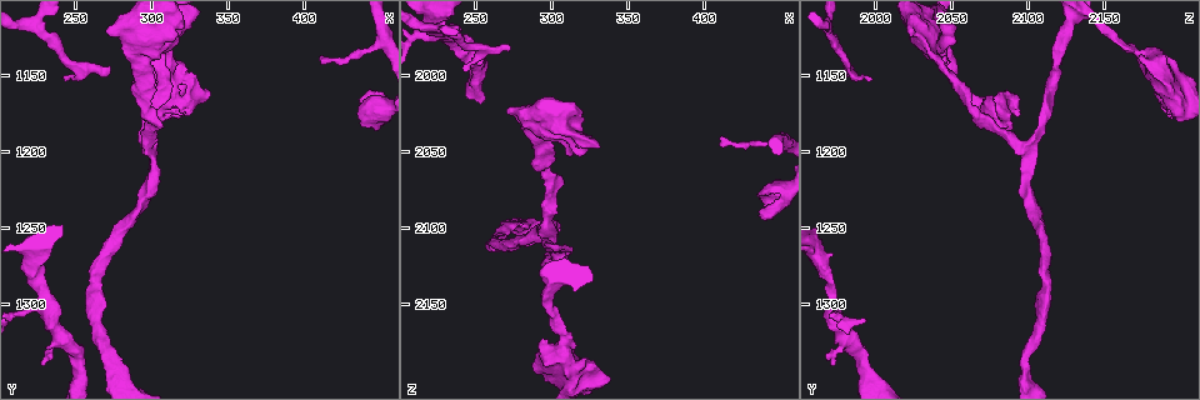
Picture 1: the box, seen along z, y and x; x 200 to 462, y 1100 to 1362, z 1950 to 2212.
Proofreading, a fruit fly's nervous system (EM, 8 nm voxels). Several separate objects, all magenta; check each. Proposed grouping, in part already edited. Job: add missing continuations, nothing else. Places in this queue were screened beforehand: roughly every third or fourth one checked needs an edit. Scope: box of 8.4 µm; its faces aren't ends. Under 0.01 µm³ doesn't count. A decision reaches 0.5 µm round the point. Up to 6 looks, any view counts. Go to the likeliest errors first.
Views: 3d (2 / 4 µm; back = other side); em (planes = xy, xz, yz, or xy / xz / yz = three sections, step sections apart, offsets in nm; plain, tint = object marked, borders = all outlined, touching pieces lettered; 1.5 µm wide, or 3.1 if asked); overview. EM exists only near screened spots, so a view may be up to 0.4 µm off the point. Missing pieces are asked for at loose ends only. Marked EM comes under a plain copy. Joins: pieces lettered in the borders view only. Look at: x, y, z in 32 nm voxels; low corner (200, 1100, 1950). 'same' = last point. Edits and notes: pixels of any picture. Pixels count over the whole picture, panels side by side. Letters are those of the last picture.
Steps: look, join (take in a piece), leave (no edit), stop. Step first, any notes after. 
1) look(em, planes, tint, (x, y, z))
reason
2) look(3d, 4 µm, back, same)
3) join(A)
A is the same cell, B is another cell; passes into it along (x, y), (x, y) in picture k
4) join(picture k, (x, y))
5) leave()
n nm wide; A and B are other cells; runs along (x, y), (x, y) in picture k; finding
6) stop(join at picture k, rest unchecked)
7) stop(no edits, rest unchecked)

look(em, planes, borders, (434, 1174, 2078))
an open end

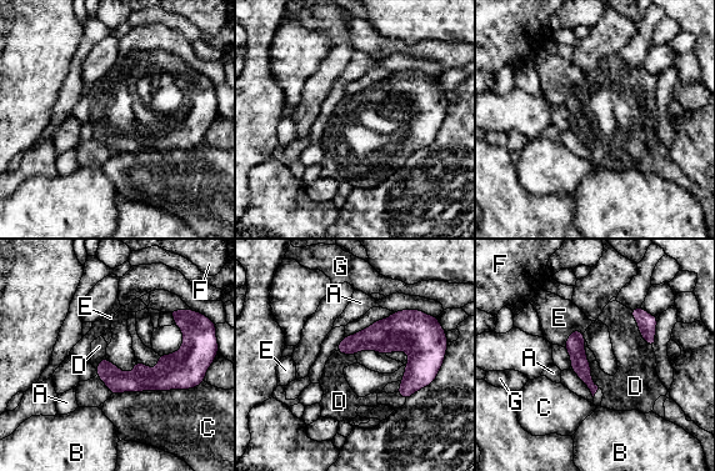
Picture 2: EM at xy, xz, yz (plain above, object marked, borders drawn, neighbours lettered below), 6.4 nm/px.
join(D)
D is the same cell, A, B, C, E, F and G are other cells; it goes on there

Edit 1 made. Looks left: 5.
look(3d, 4 µm, back, (228, 1338, 1974))
free end

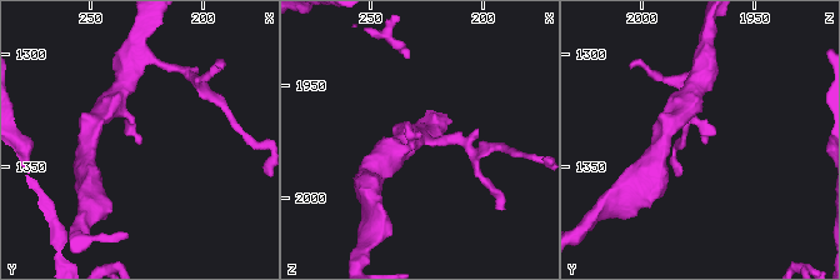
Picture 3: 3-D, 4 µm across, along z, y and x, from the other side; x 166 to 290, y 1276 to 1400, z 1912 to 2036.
look(em, xz, step 8, tint, (229, 1339, 1974))

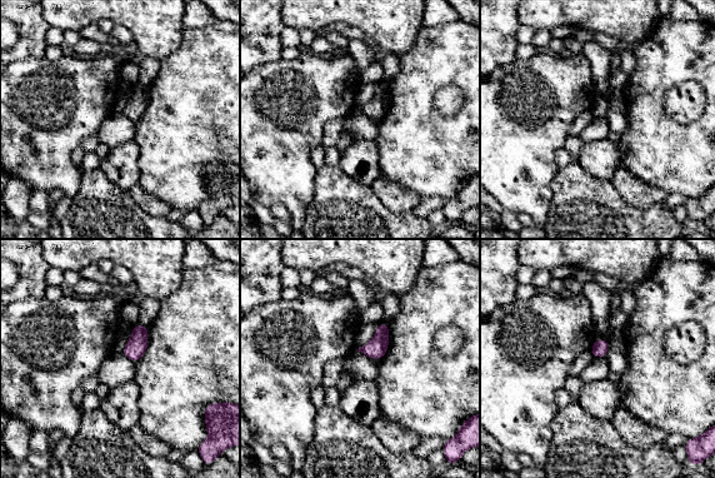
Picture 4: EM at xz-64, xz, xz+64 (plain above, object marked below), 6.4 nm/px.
look(em, planes, borders, same)
cut it another way

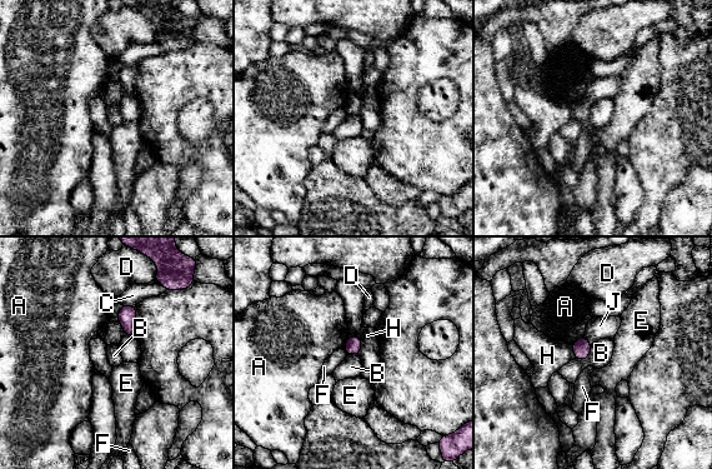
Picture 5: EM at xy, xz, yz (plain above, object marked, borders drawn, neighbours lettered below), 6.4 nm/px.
leave()
B touches over 160 nm; A, B, C, D, E, F, H and J are other cells; none of them fits

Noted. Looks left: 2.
look(em, xy, step 8, borders, (274, 1146, 1980))
branch stops here

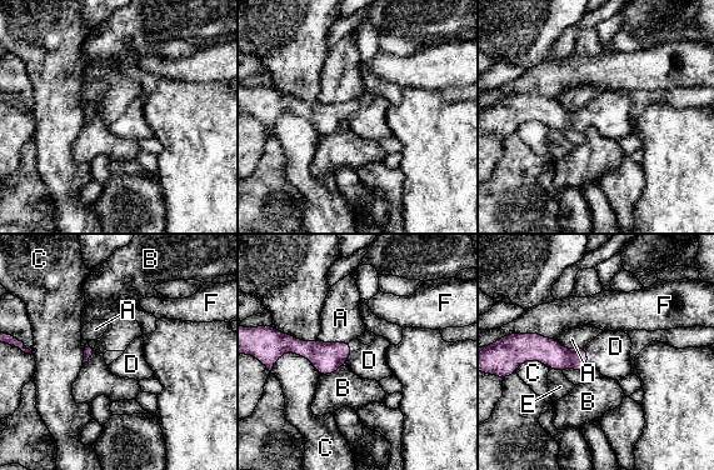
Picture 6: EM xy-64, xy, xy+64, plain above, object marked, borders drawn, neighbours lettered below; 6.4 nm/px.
look(em, planes, borders, same)

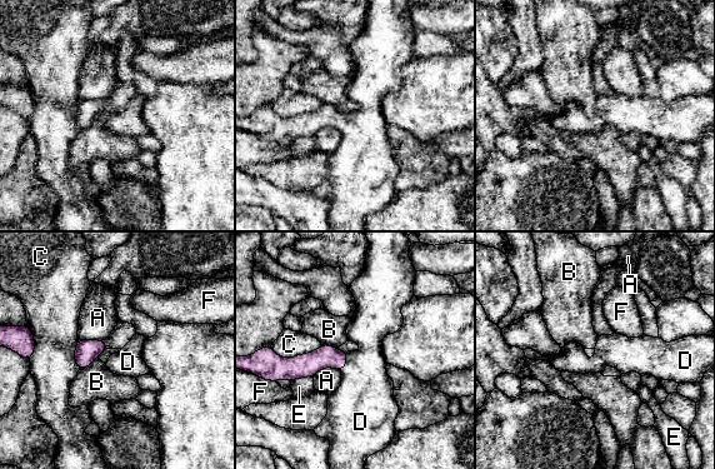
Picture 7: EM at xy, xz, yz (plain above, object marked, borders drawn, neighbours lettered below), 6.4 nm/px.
join(D)
C touches over 340 nm; D is the same cell, A, B, C, E and F are other cells; passes into it along (325, 357), (346, 362), (366, 393) in picture 7; it goes on there

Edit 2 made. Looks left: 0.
stop(join at picture 2, join at picture 7, rest unchecked)

